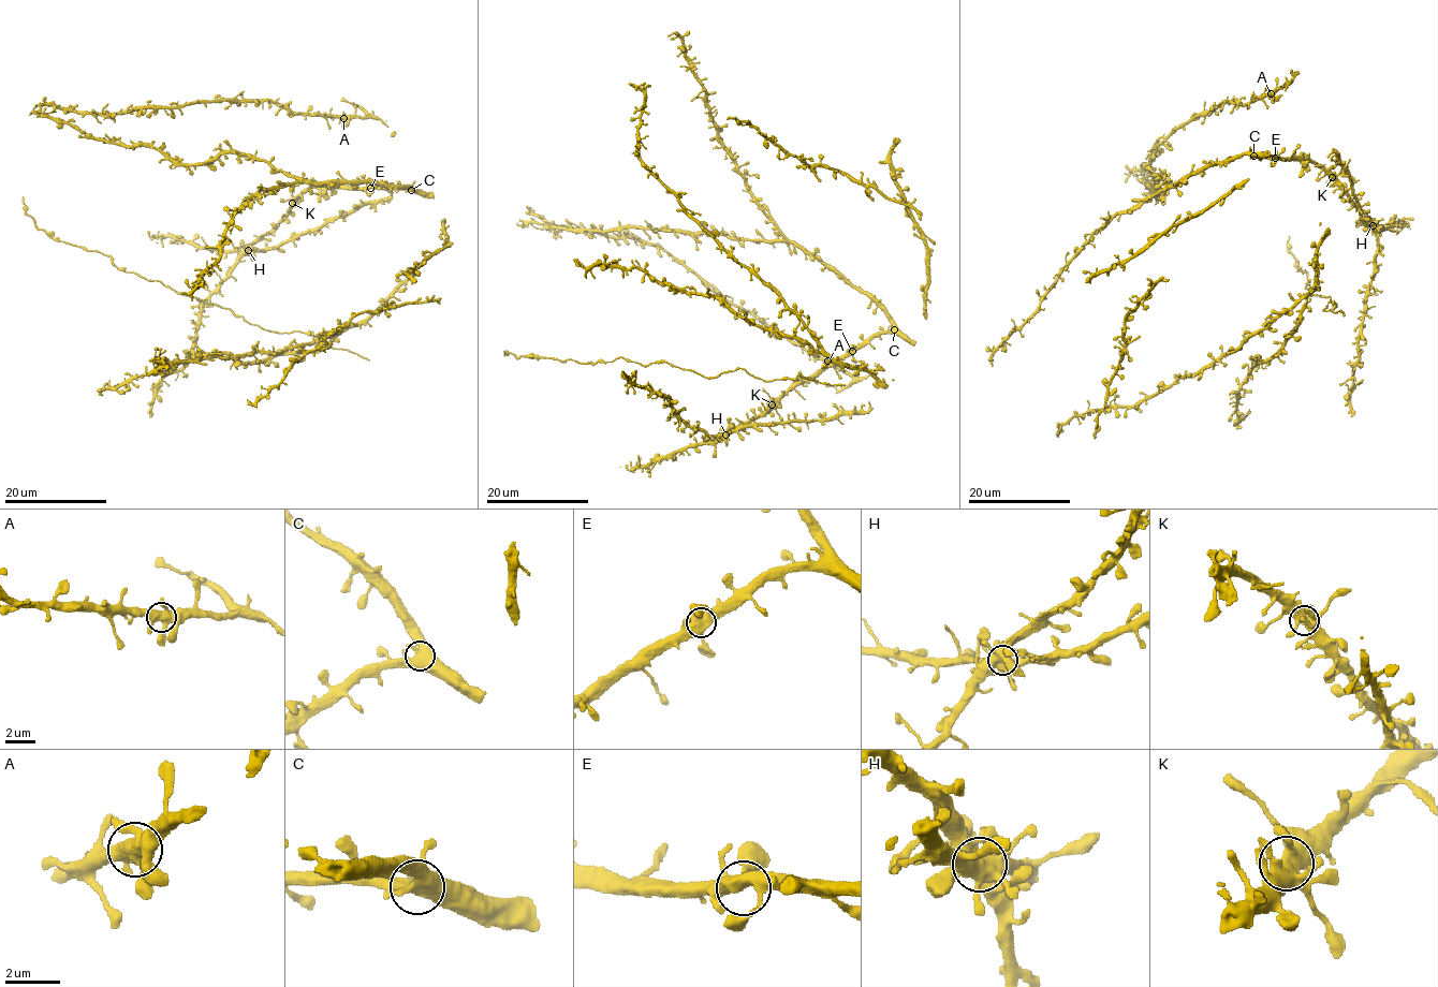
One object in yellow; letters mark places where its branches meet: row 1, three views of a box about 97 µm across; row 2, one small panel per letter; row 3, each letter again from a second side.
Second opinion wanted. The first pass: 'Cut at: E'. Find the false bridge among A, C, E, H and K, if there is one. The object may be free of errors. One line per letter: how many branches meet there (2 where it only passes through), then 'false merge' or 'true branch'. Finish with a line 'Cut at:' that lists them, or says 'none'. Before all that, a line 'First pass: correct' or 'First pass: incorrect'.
First pass: incorrect
A: branches 5; true branch
C: branches 5; true branch
E: branches 6; true branch
H: branches 11; true branch
K: branches 6; true branch
Cut at: none

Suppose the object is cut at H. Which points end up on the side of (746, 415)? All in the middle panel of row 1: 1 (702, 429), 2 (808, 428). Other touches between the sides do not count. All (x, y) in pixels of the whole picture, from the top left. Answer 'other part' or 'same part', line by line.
1: same part
2: other part

